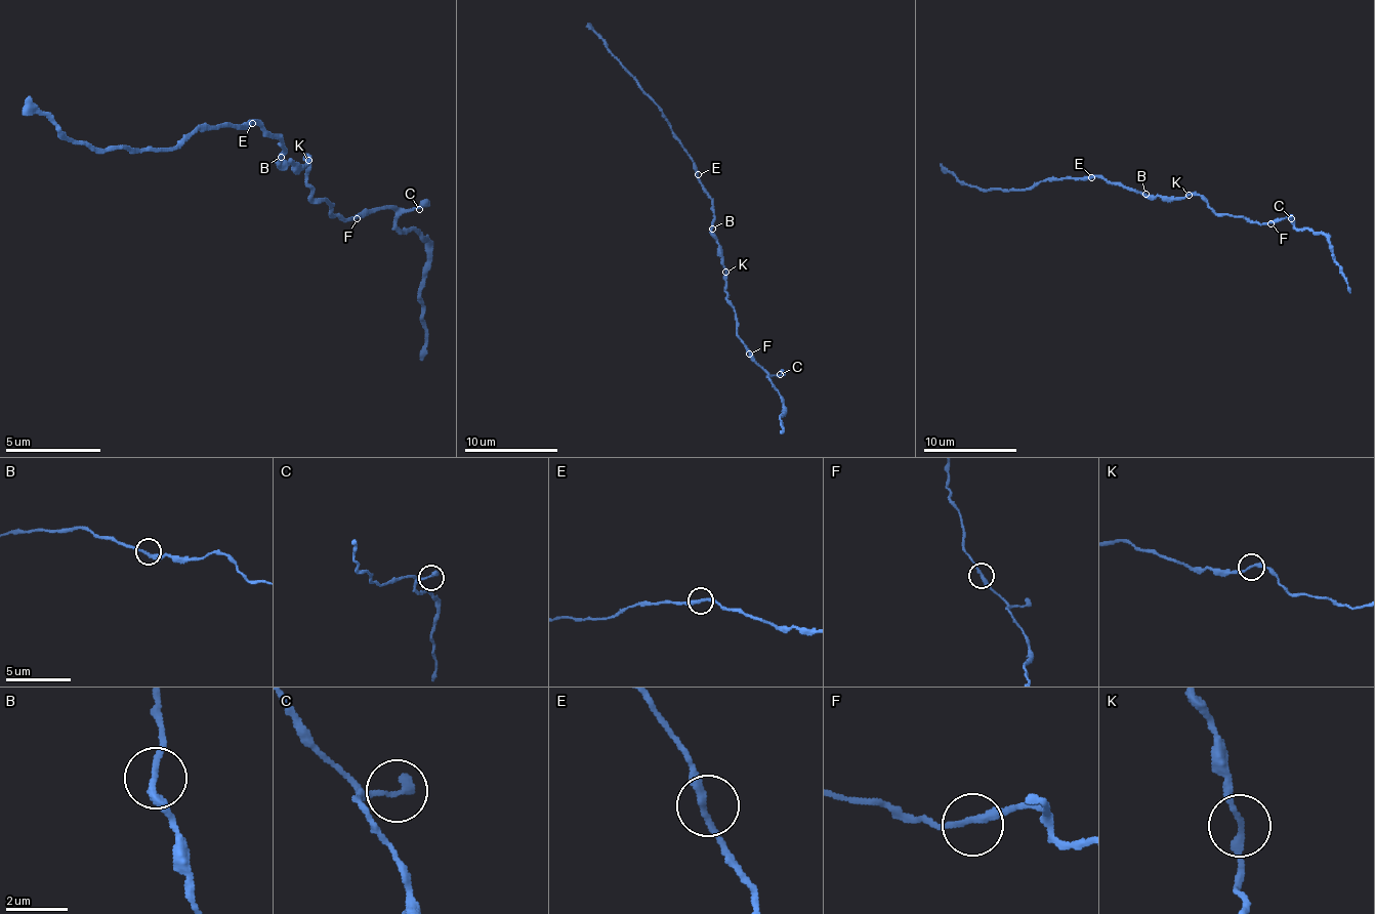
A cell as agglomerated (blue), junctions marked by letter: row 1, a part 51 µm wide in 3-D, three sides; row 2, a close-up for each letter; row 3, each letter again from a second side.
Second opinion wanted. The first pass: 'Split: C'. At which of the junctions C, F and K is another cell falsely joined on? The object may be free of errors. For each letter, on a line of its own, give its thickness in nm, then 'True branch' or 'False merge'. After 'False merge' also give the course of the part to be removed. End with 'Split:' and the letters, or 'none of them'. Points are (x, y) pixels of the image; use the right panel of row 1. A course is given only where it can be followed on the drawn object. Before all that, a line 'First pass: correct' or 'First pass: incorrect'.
First pass: incorrect
C: Thickness 240 nm. True branch
F: Thickness 240 nm. True branch
K: Thickness 240 nm. True branch
Split: none of them

